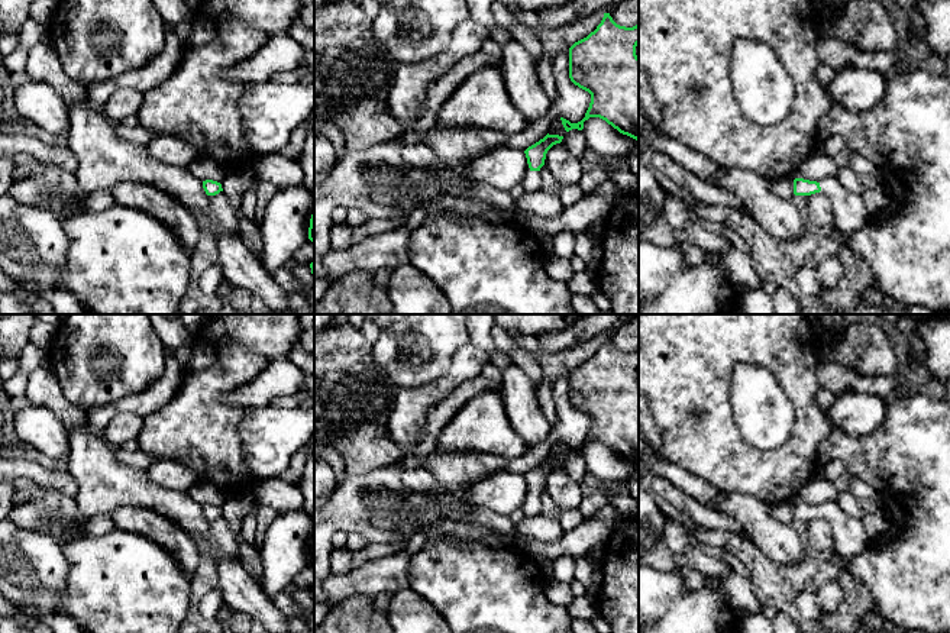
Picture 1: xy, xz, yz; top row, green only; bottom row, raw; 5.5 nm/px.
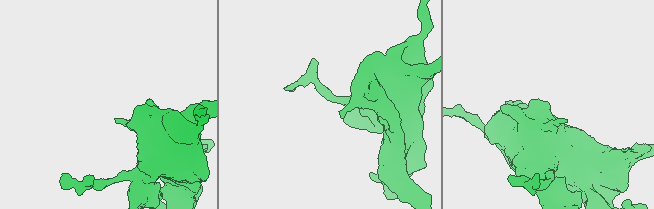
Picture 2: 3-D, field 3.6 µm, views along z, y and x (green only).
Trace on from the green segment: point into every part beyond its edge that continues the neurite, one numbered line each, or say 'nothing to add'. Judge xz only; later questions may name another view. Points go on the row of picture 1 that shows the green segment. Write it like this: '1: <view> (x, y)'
1: xz (532, 183)

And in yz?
1: yz (849, 209)

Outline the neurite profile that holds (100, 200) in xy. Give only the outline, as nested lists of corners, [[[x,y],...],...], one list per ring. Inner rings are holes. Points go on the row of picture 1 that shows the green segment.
[[[104,188],[104,190],[98,190],[96,193],[88,194],[84,211],[67,211],[67,213],[51,211],[51,213],[56,214],[62,220],[65,217],[71,217],[78,213],[98,213],[106,209],[110,209],[114,204],[116,204],[116,200],[113,194],[113,188]]]

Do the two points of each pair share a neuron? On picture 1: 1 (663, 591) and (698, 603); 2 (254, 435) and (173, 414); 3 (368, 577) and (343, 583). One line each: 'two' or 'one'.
1: one
2: two
3: one

